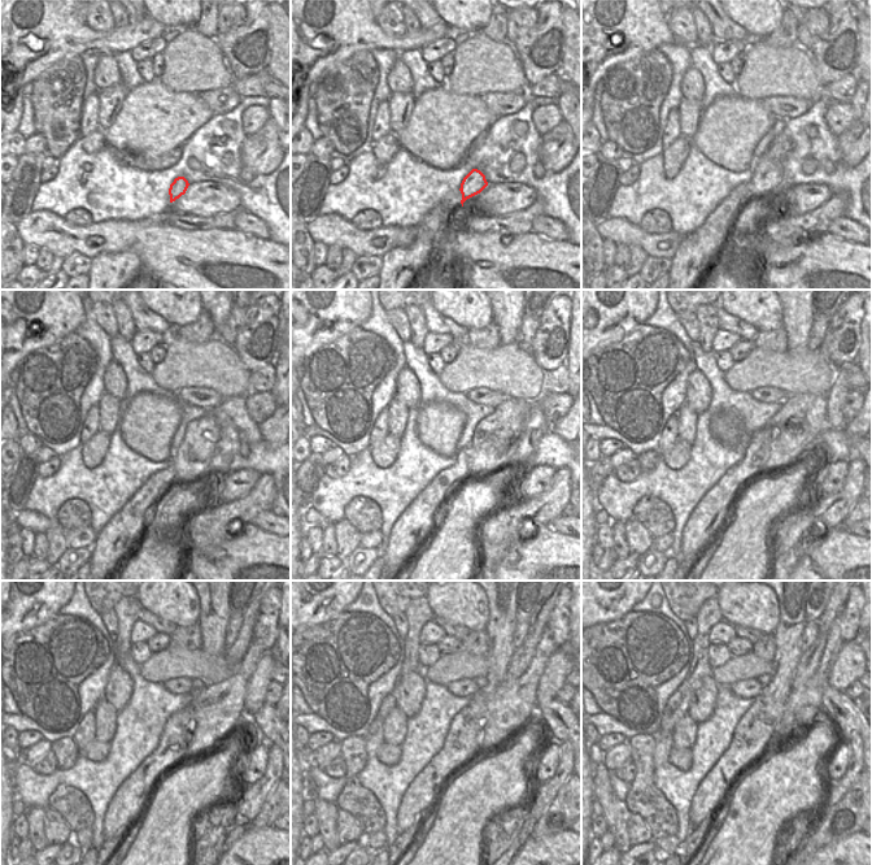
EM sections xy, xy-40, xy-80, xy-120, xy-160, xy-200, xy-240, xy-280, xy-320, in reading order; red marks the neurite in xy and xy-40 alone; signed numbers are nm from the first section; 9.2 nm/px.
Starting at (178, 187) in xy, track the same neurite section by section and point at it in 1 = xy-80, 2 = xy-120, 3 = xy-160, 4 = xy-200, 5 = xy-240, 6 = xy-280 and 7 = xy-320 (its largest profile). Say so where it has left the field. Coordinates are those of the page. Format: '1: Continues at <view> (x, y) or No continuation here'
1: Continues at xy-80 (767, 175)
2: Continues at xy-120 (192, 457)
3: Continues at xy-160 (493, 434)
4: Continues at xy-200 (801, 418)
5: Continues at xy-240 (221, 705)
6: Continues at xy-280 (513, 705)
7: Continues at xy-320 (803, 708).

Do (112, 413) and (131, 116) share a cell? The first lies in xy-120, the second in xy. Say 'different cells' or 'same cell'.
different cells

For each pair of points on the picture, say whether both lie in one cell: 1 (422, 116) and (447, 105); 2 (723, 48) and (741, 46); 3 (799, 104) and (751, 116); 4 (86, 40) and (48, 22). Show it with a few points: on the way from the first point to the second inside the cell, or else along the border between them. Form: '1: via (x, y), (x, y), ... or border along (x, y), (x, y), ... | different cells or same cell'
1: via (428, 116), (436, 116), (440, 112) | same cell
2: via (727, 50), (737, 46) | same cell
3: border along (762, 100), (777, 117) | different cells
4: via (77, 37), (64, 35), (57, 31) | same cell

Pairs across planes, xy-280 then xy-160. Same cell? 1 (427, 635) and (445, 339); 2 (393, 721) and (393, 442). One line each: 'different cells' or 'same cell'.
1: same cell
2: different cells

